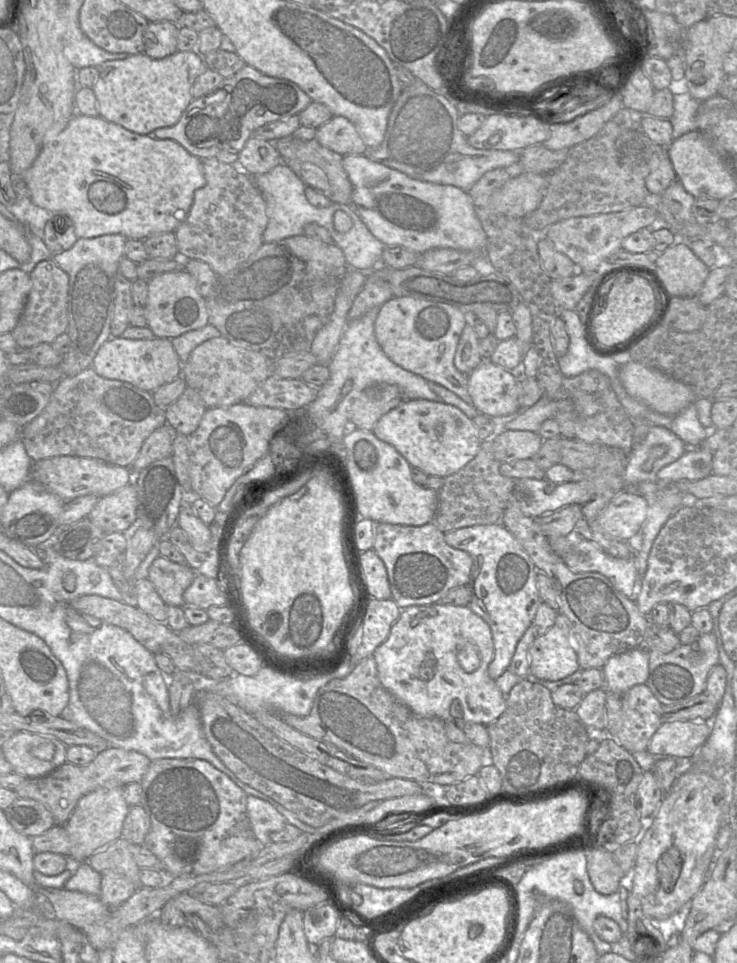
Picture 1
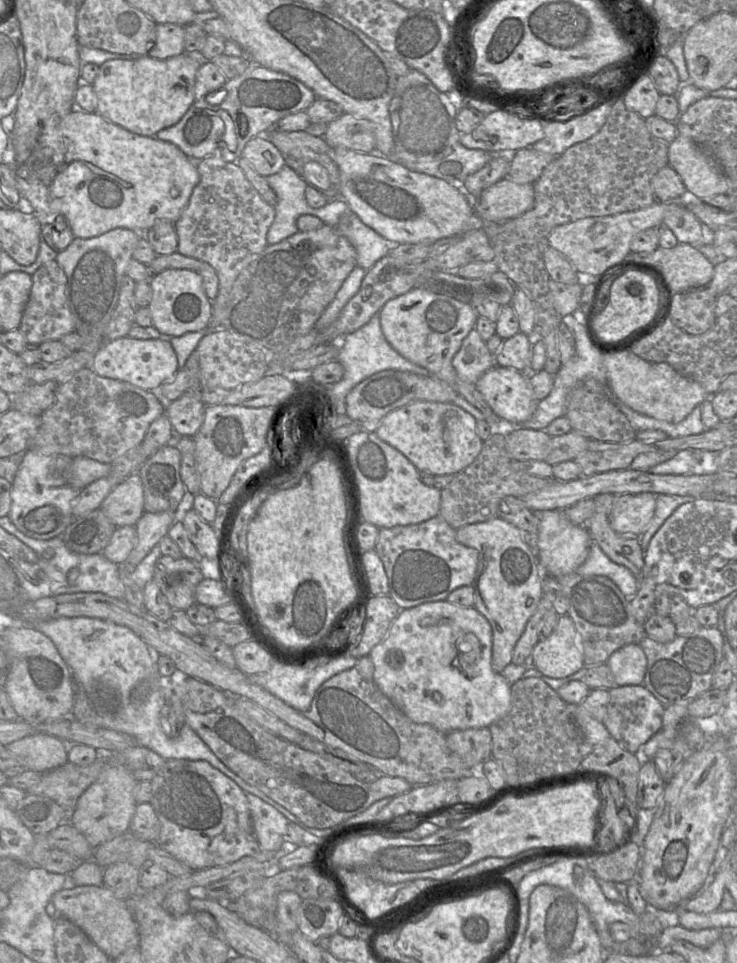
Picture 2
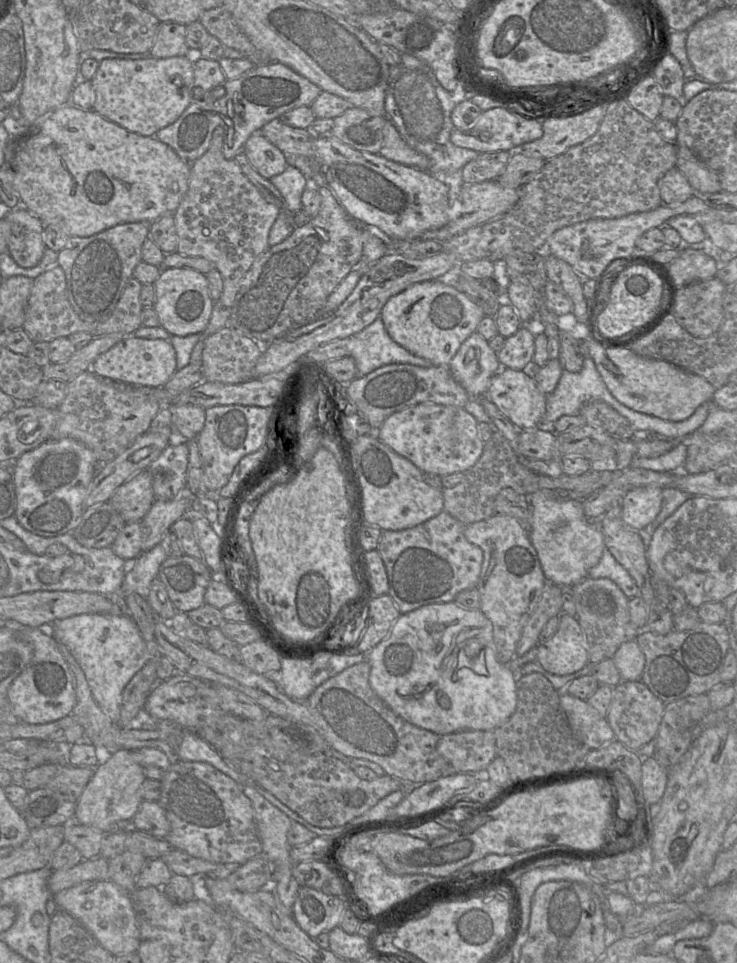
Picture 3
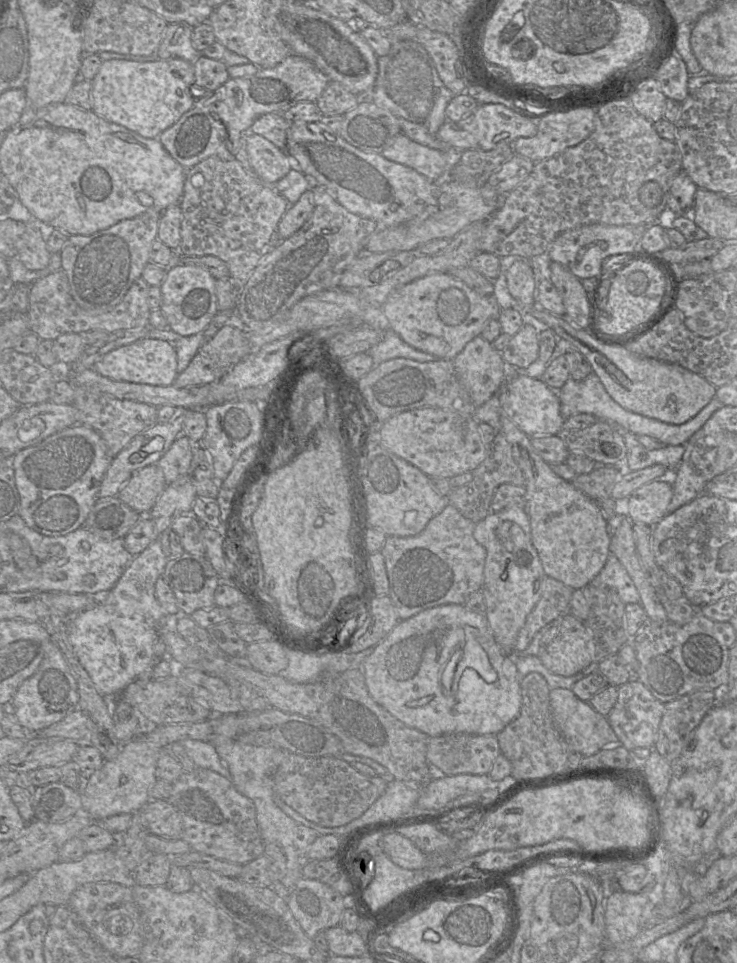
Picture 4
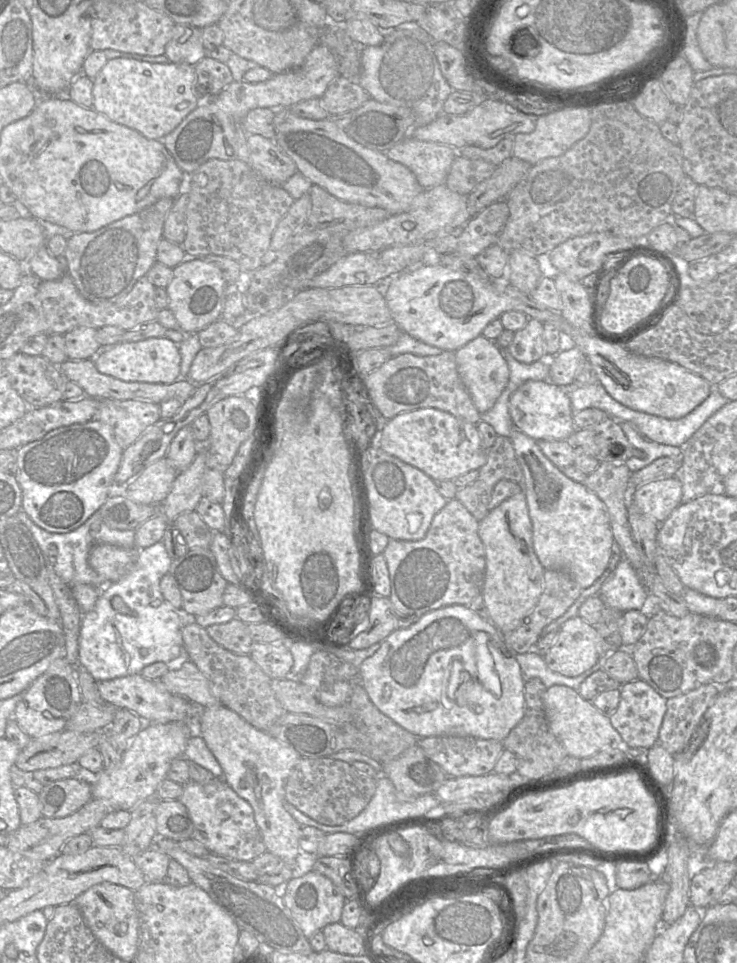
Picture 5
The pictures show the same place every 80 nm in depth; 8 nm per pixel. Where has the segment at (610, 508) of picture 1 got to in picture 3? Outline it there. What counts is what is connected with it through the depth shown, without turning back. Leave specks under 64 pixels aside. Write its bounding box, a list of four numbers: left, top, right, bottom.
[621,486,663,532]

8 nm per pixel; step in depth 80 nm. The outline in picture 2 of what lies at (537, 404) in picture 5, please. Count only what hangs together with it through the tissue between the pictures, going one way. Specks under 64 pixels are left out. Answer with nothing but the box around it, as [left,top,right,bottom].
[475,365,539,425]

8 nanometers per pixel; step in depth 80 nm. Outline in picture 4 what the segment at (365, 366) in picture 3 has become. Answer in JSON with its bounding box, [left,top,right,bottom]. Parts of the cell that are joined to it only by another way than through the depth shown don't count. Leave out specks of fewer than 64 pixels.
[367,329,439,367]

